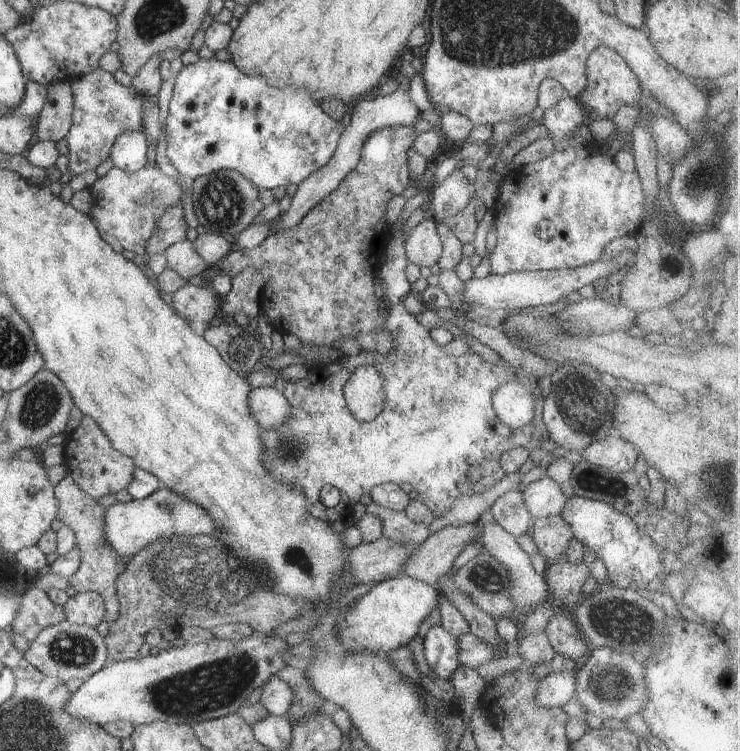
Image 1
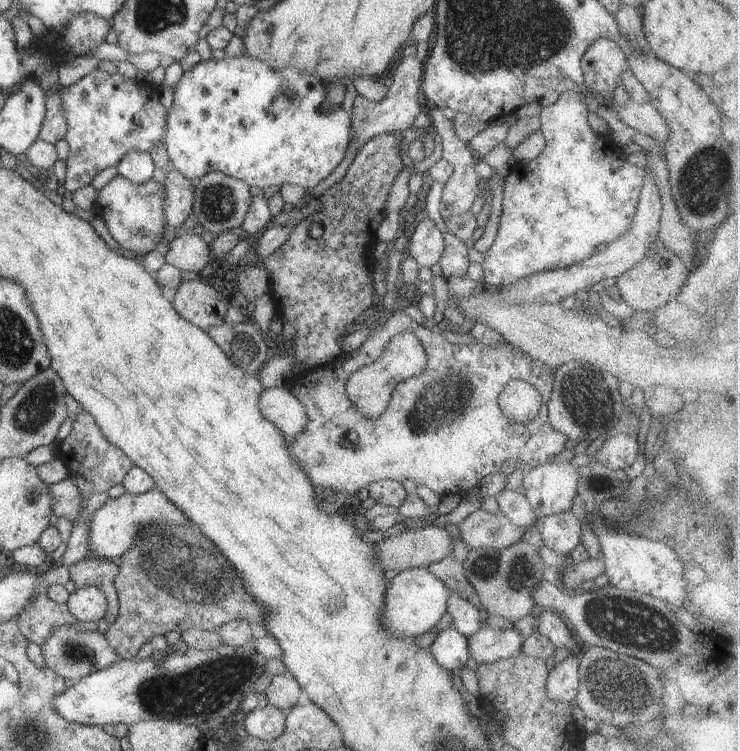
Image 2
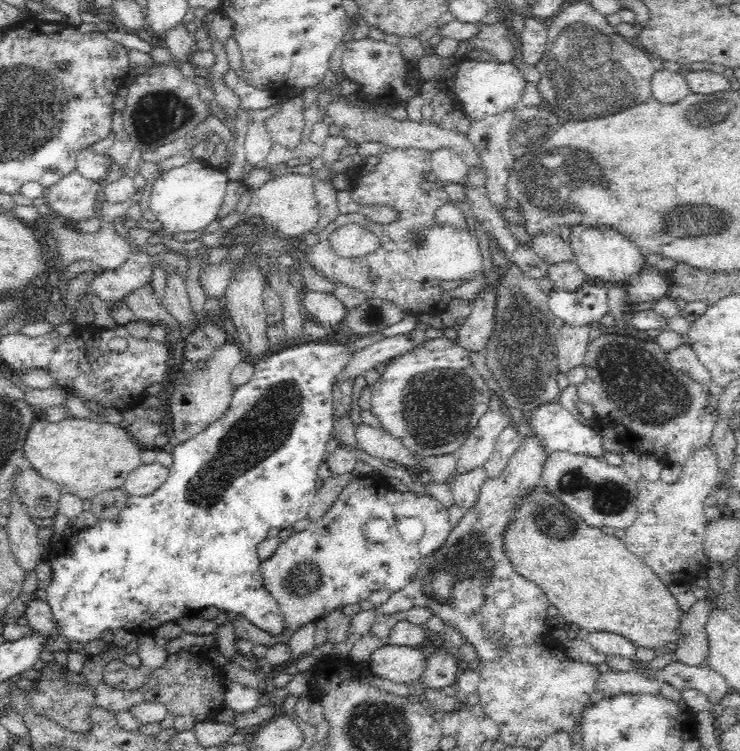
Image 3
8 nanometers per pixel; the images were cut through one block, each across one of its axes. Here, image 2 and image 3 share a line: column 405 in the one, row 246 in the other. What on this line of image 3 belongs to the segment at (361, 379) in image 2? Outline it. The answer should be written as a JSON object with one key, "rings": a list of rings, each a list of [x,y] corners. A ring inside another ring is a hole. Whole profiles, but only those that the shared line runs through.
{"rings":[[[344,224],[330,233],[329,245],[342,258],[356,258],[372,254],[380,239],[364,224]]]}

